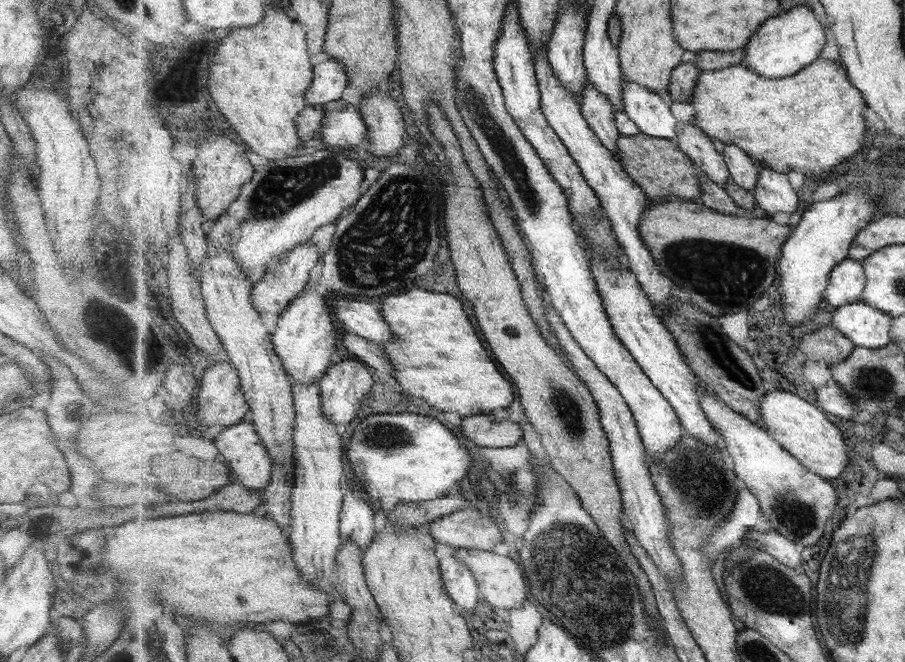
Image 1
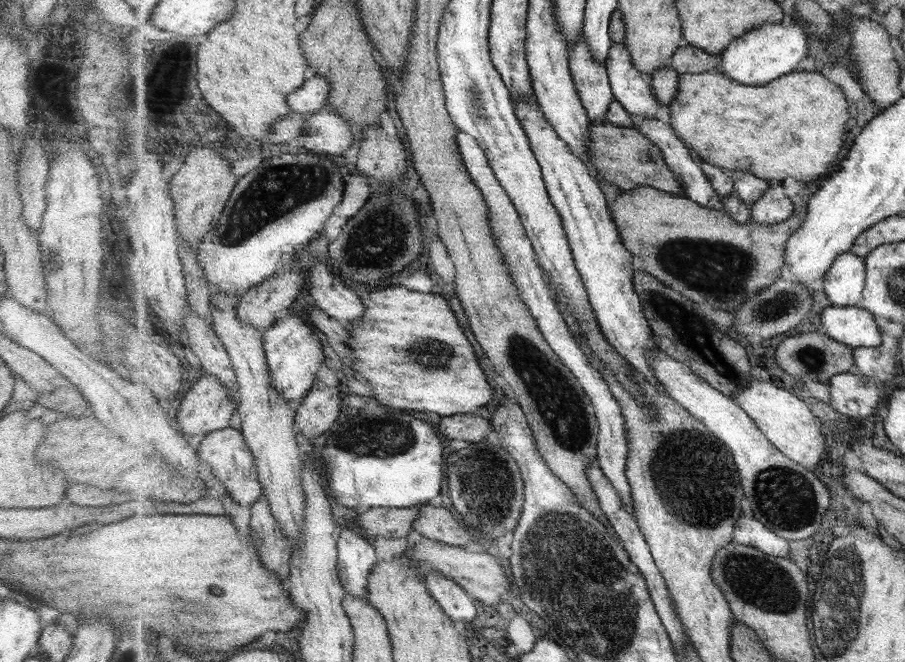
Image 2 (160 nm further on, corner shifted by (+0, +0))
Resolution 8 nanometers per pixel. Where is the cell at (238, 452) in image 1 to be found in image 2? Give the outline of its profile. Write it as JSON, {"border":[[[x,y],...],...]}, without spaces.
{"border":[[[238,424],[209,433],[200,442],[198,455],[212,469],[214,478],[221,481],[232,500],[240,506],[252,506],[264,496],[264,486],[257,474],[256,458]]]}

